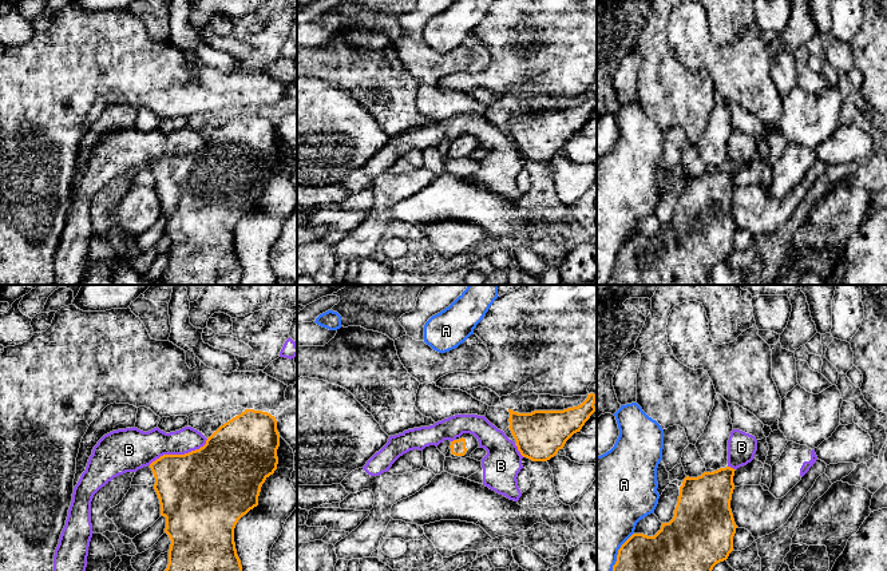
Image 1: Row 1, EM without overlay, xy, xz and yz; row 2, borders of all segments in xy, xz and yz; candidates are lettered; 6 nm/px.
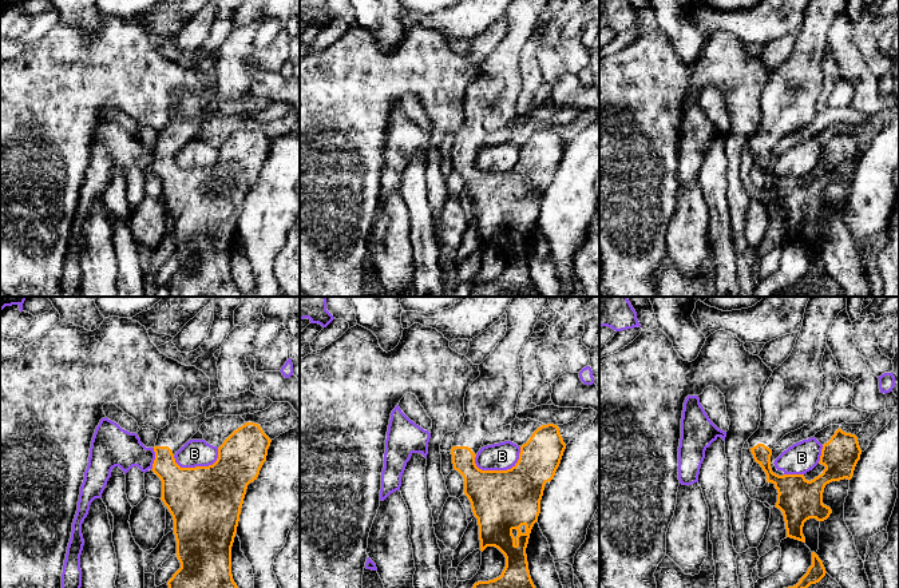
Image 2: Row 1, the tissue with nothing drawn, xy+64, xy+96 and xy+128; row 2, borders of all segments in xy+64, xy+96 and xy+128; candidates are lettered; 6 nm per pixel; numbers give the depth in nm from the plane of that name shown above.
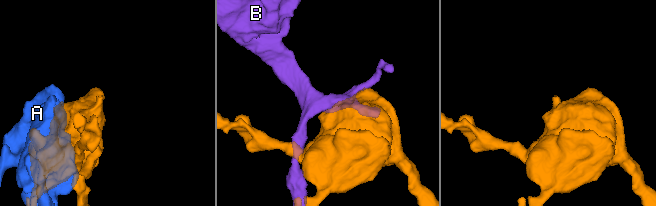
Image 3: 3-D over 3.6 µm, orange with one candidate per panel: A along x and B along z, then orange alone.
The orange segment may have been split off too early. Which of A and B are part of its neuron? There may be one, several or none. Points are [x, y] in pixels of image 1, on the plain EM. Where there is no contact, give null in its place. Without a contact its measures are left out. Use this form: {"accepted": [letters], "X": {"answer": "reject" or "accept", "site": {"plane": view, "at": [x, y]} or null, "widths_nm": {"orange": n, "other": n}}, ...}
{"accepted": [], "A": {"answer": "reject", "site": {"plane": "yz", "at": [617, 258]}, "widths_nm": {"orange": 500, "other": 400}}, "B": {"answer": "reject", "site": {"plane": "xy", "at": [178, 155]}, "widths_nm": {"orange": 480, "other": 220}}}

